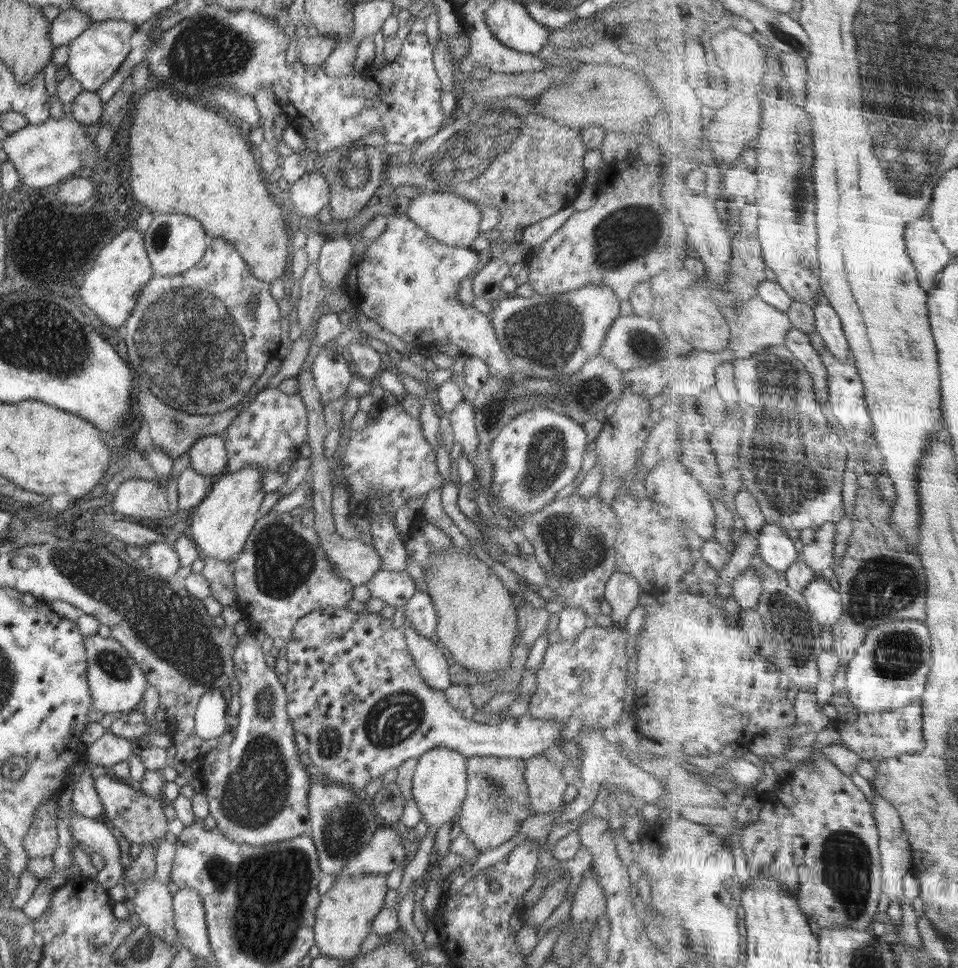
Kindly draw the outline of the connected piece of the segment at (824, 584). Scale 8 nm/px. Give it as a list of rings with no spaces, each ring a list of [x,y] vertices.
[[[819,576],[804,592],[807,598],[809,607],[812,609],[814,616],[821,622],[824,628],[832,628],[842,616],[845,615],[845,602],[841,591],[832,587],[830,581],[826,578]]]

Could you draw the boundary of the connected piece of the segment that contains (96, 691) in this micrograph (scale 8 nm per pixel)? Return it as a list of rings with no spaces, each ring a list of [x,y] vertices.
[[[96,634],[84,636],[87,652],[87,671],[93,709],[103,714],[128,713],[140,708],[148,684],[142,669],[126,652],[126,649],[112,637],[103,638]]]

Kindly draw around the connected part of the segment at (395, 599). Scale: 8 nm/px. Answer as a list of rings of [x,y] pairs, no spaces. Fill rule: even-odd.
[[[378,569],[367,582],[372,597],[381,598],[388,606],[404,608],[417,591],[414,579],[408,571]]]

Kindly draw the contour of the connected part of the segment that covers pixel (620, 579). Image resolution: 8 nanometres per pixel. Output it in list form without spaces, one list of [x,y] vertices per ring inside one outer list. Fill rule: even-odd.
[[[616,570],[606,581],[603,593],[610,605],[615,626],[626,630],[626,618],[635,606],[646,600],[638,581],[629,574]]]

